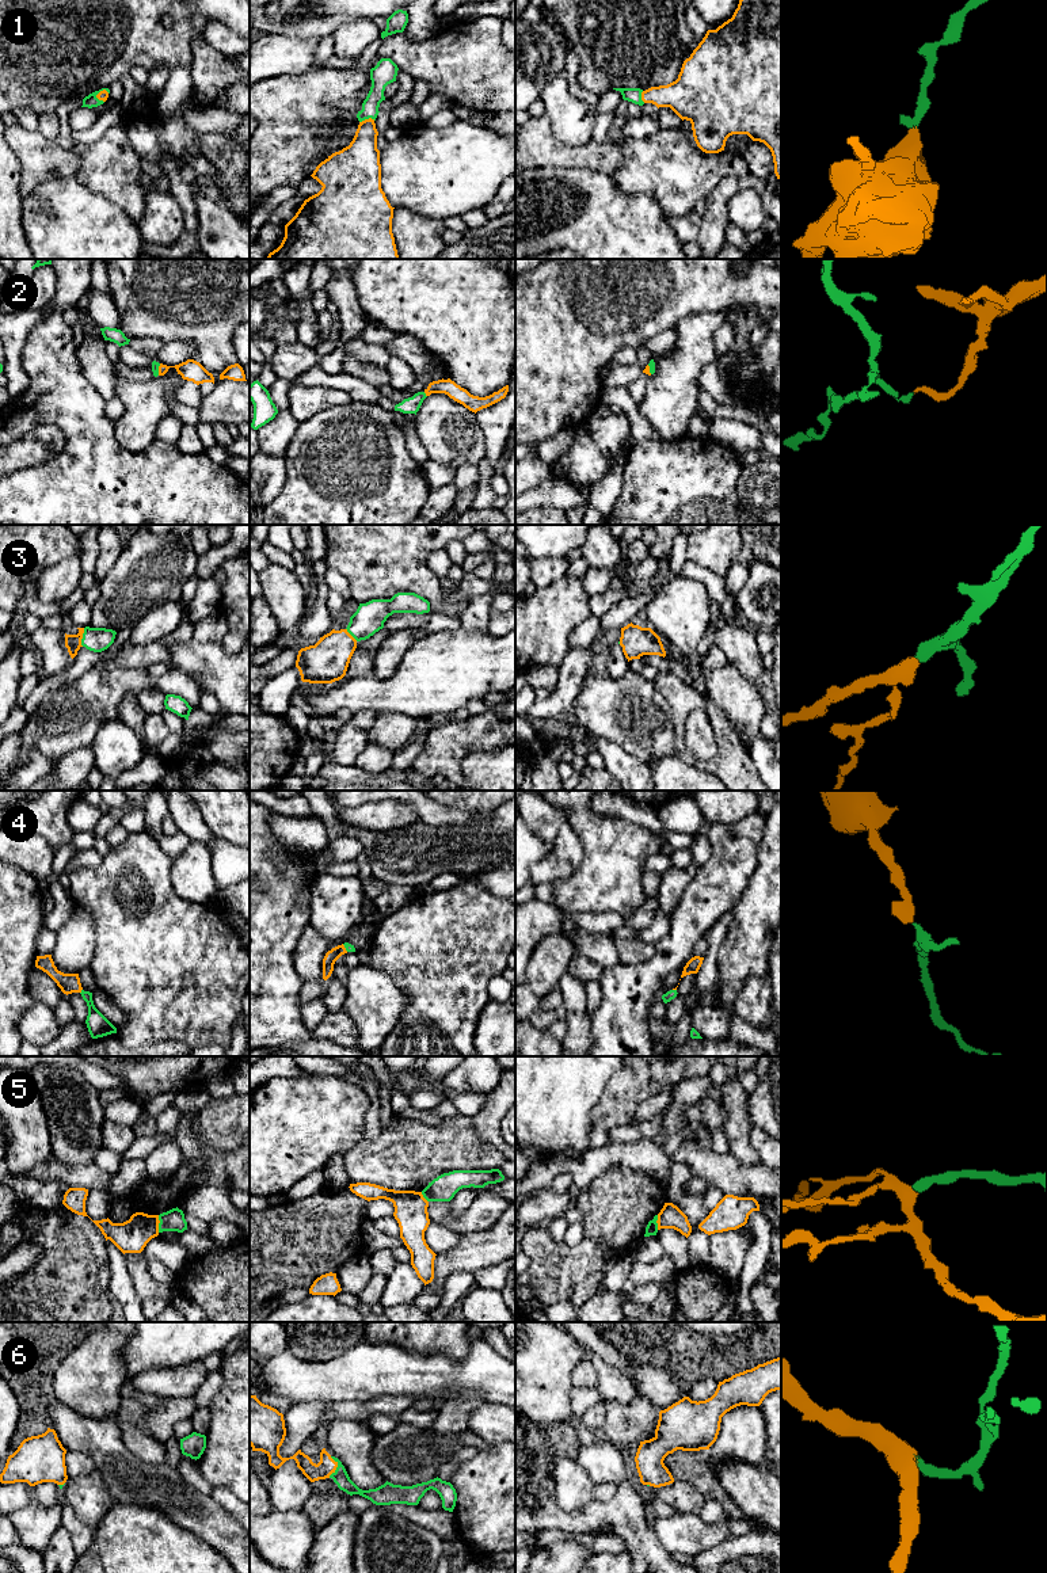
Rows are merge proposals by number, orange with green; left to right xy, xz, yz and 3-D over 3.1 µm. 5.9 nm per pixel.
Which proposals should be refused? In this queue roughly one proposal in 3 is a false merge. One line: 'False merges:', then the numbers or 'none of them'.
False merges: 2, 5

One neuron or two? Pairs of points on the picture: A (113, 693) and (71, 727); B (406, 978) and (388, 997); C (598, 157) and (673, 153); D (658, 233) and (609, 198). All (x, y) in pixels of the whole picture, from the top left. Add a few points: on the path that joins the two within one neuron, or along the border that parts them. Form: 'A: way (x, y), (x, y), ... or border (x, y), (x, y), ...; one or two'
A: way (102, 696), (82, 716); one
B: border (373, 967), (384, 971), (407, 997), (398, 1020); two
C: border (613, 141), (620, 152), (621, 163), (610, 175); two
D: way (646, 233), (621, 210); one

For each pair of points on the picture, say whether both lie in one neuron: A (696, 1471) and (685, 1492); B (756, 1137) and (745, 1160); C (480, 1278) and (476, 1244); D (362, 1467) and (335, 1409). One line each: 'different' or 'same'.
A: different
B: different
C: different
D: different

